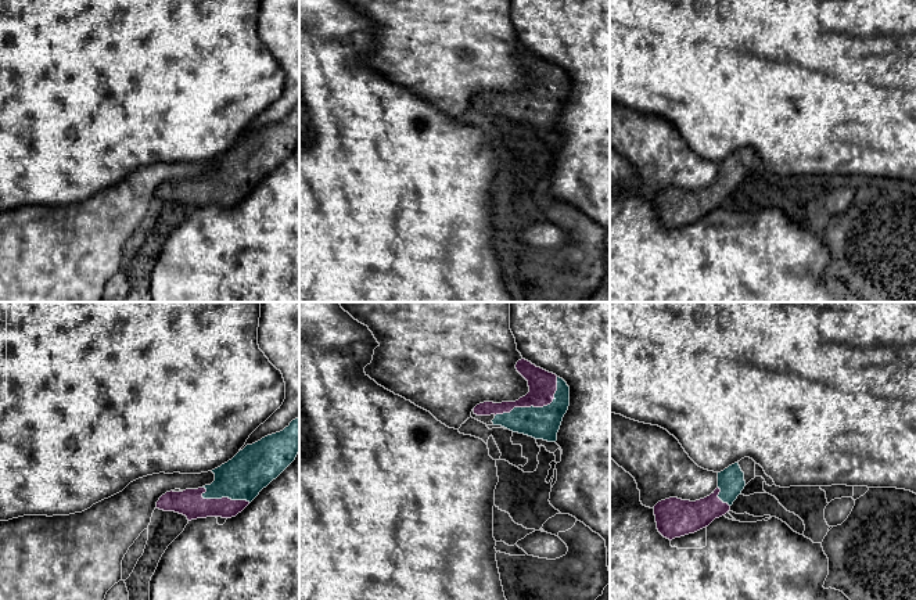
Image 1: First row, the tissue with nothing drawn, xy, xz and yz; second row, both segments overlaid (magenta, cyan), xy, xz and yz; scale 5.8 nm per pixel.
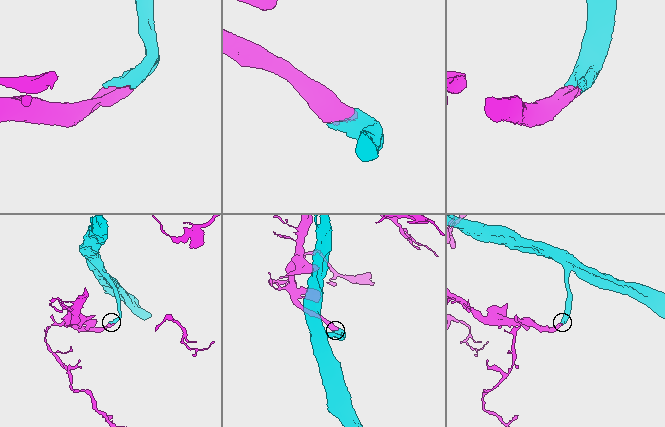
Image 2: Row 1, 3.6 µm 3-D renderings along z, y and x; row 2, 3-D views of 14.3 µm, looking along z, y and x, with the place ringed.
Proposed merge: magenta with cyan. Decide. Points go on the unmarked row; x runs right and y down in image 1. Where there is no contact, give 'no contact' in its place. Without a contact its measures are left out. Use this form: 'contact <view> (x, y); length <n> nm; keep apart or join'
contact xz (535, 96); length 440 nm; join

